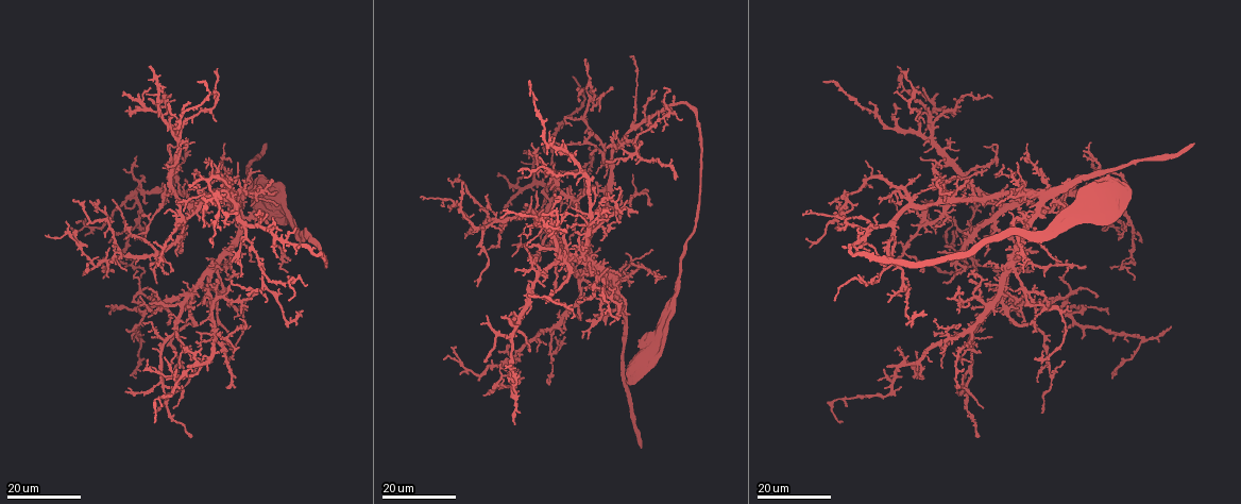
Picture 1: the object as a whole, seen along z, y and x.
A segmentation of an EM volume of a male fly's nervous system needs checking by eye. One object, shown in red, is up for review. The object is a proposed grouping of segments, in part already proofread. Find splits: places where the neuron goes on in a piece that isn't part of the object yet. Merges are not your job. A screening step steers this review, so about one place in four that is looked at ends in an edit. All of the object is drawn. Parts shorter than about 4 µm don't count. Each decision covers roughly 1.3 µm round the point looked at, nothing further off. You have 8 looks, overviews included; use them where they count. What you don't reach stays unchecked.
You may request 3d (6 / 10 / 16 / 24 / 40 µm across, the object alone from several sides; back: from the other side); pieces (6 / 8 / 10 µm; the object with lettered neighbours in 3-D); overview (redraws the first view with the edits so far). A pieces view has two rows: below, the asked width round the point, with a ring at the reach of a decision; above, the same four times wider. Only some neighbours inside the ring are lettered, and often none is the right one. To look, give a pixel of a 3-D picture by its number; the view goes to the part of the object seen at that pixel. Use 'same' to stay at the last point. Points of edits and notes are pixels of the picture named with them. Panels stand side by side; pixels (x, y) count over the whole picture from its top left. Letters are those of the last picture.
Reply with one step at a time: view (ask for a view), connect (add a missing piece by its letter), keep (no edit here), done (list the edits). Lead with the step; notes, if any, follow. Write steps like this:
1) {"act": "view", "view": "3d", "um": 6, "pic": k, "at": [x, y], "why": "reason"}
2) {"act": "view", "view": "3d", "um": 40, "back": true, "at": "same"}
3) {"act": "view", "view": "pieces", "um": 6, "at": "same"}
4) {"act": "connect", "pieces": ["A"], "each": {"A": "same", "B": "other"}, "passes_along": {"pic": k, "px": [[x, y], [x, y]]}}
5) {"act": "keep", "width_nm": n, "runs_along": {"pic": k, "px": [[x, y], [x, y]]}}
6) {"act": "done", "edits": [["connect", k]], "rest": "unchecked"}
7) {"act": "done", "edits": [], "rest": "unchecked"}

{"act": "view", "view": "3d", "um": 16, "pic": 1, "at": [528, 286], "why": "free end"}

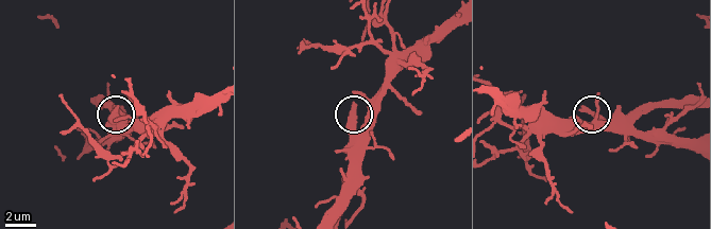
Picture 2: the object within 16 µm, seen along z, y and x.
{"act": "view", "view": "pieces", "um": 6, "pic": 2, "at": [352, 102]}

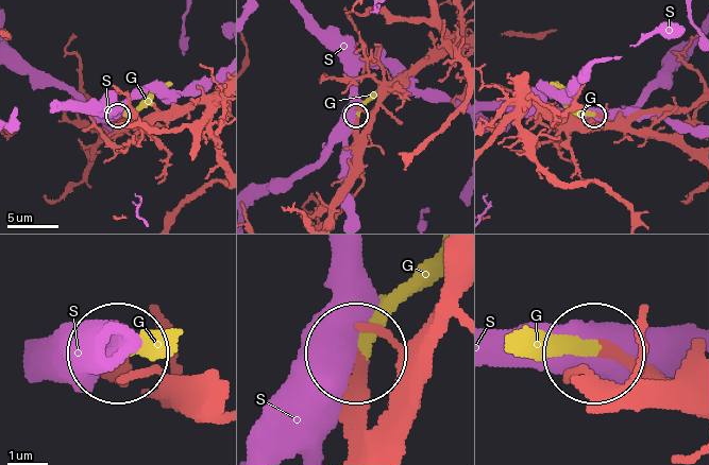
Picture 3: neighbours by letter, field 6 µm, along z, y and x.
{"act": "connect", "pieces": ["G"], "each": {"G": "same", "S": "other"}, "found": "it goes on there"}

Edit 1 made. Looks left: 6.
{"act": "view", "view": "3d", "um": 24, "pic": 1, "at": [621, 273], "why": "an open end"}

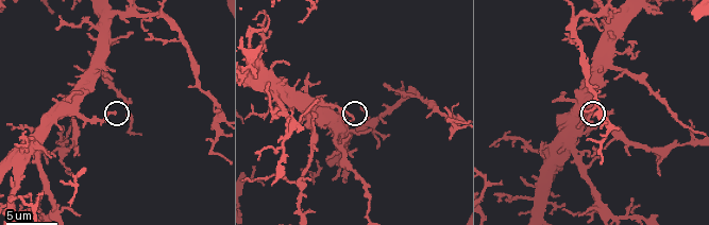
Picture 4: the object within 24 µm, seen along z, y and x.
{"act": "view", "view": "3d", "um": 6, "pic": 4, "at": [353, 118], "why": "closer look"}

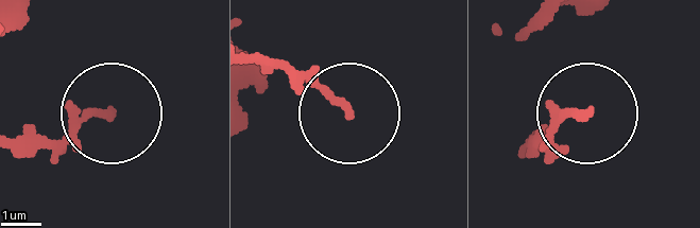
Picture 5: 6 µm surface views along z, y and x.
{"act": "view", "view": "pieces", "um": 8, "pic": 5, "at": [107, 112]}

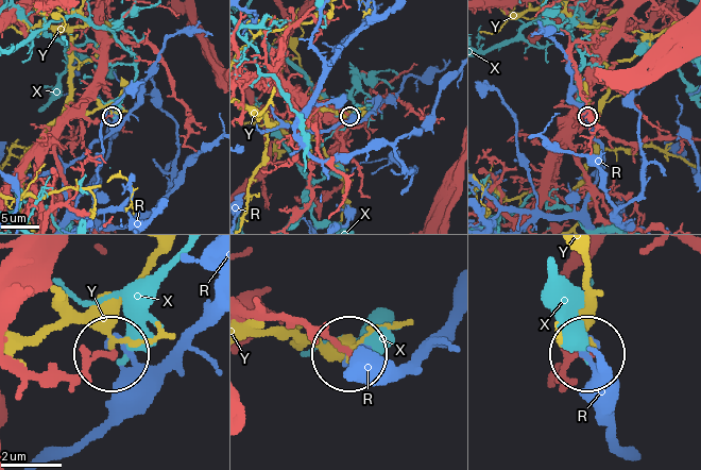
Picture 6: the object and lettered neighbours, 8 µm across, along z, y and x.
{"act": "keep", "each": {"R": "other", "X": "other", "Y": "other"}, "runs_along": {"pic": 6, "px": [[254, 314], [314, 326], [351, 349]]}, "found": "none of them fits"}

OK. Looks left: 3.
{"act": "view", "view": "3d", "um": 24, "pic": 1, "at": [276, 257]}

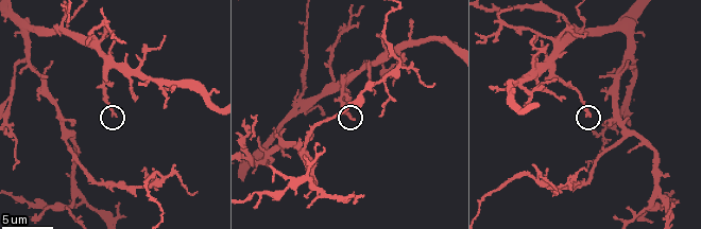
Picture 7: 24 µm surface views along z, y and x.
{"act": "view", "view": "pieces", "um": 8, "pic": 7, "at": [591, 114]}

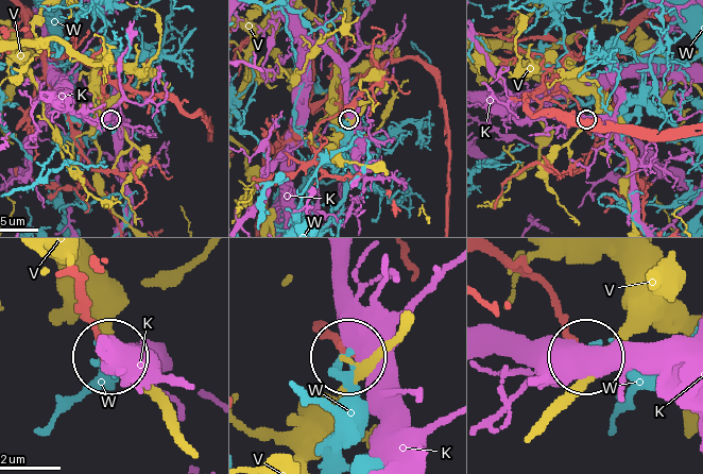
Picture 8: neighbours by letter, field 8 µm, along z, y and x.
{"act": "keep", "each": {"K": "other", "V": "other", "W": "other"}, "runs_along": {"pic": 8, "px": [[419, 63], [387, 60], [356, 77], [339, 104], [347, 118]]}, "found": "no lettered piece goes on from it"}

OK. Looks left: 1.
{"act": "done", "edits": [["connect", 3]], "rest": "unchecked"}

